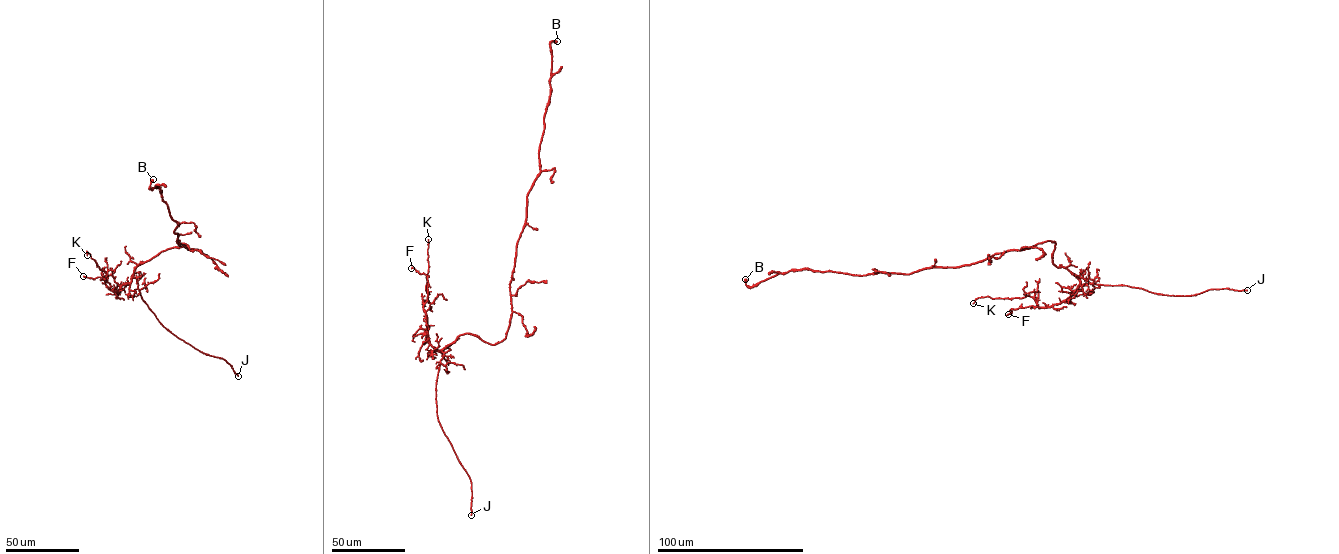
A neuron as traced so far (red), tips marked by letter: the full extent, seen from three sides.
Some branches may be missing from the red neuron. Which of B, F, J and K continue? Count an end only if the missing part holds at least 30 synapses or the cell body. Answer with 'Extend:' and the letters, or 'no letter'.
Extend: J

